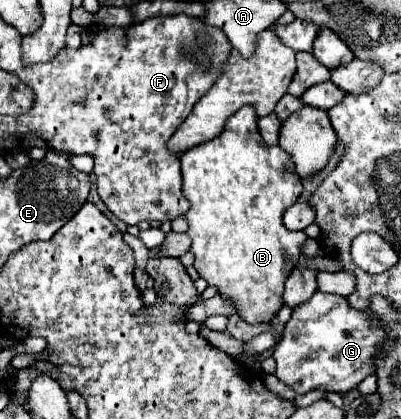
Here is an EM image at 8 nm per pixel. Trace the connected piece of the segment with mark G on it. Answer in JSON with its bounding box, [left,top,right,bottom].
[273,290,385,394]

